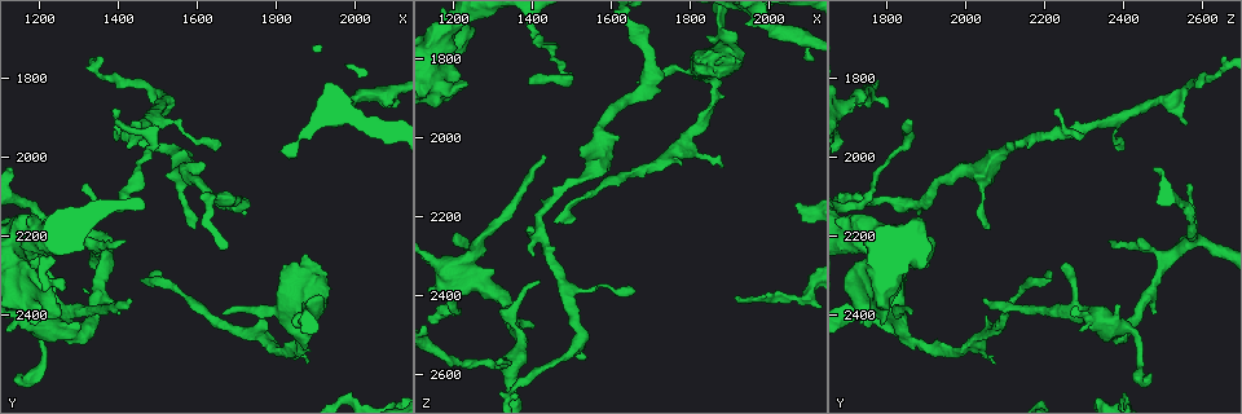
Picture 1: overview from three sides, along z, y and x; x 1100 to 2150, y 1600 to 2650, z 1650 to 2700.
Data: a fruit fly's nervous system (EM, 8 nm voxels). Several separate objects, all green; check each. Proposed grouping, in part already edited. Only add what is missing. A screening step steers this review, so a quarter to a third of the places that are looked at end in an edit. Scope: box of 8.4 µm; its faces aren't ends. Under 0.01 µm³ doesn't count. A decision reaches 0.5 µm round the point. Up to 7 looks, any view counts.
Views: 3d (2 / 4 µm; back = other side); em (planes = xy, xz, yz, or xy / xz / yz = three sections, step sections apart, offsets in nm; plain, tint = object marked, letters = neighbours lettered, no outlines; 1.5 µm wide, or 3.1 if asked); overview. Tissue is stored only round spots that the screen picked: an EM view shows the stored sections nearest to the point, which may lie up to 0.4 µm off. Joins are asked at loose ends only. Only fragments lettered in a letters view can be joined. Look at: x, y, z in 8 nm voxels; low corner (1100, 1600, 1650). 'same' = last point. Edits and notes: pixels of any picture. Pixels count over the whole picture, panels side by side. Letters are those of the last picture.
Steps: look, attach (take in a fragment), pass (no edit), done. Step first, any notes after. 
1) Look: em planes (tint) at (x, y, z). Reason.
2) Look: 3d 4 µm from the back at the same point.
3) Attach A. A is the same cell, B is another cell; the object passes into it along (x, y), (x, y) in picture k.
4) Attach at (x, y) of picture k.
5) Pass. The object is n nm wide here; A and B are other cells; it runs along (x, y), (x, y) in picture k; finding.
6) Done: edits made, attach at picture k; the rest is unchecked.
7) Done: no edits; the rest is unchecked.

Look: em planes (letters) at (1595, 2180, 2060). Branch stops here.

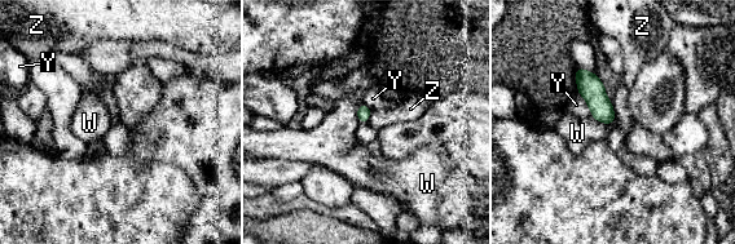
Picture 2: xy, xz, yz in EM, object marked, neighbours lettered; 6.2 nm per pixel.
Pass. W, Y and Z are other cells; a border runs along (372, 111), (368, 119) in picture 2; none of them fits.

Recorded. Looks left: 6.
Look: 3d 4 µm at (1425, 2215, 2370). Tapers out.

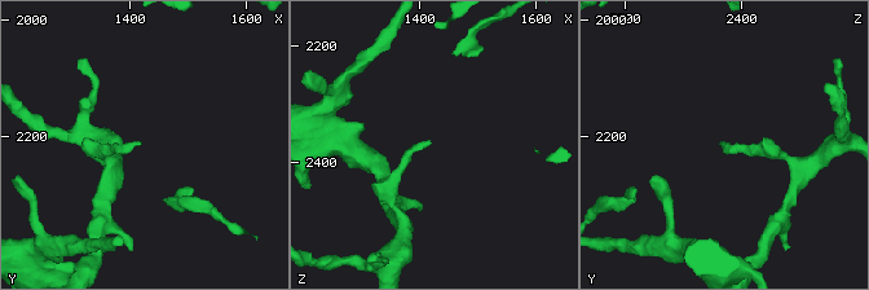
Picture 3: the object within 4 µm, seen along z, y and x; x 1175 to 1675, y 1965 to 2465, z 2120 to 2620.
Look: em xy step 8 (tint) at (1420, 2210, 2370).

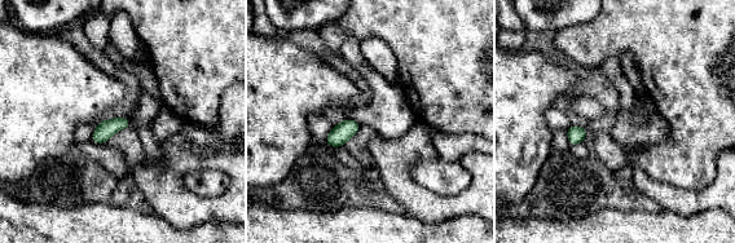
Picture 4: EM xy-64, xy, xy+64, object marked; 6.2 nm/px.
Look: em planes (letters) at the same point. Cut it another way.

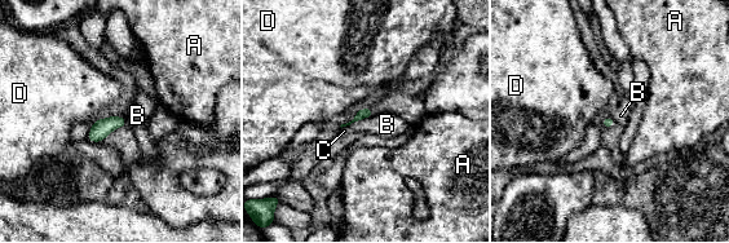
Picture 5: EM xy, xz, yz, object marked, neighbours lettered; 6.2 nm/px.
Pass. A, B, C and D are other cells; a border runs along (375, 114), (349, 124) in picture 5; none of them fits.

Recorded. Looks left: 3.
Look: 3d 2 µm at (1390, 1875, 2230). Free end.

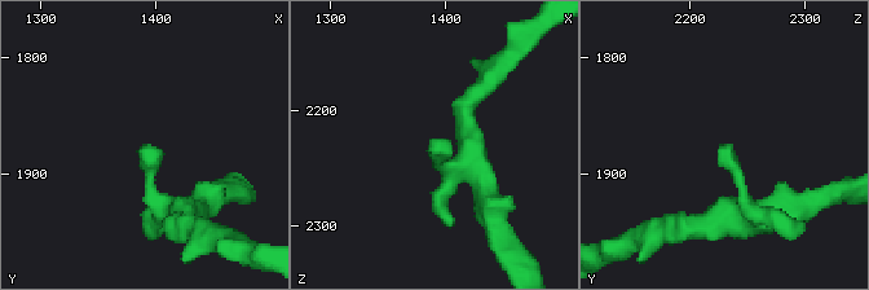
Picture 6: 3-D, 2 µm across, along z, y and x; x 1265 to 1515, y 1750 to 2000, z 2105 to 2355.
Look: em planes (letters) at (1392, 1872, 2236).

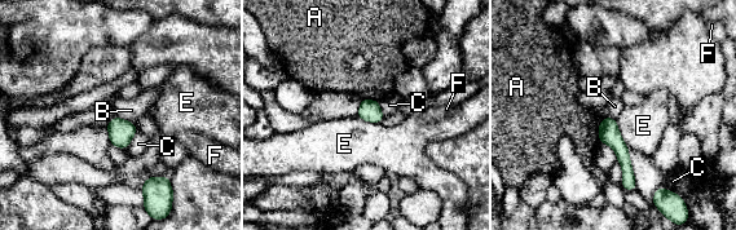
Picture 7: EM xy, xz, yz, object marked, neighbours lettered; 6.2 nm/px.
Pass. A, B, C, E and F are other cells; a border runs along (115, 115), (135, 124) in picture 7; none of them fits.

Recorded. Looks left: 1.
Done: no edits; the rest is unchecked.

